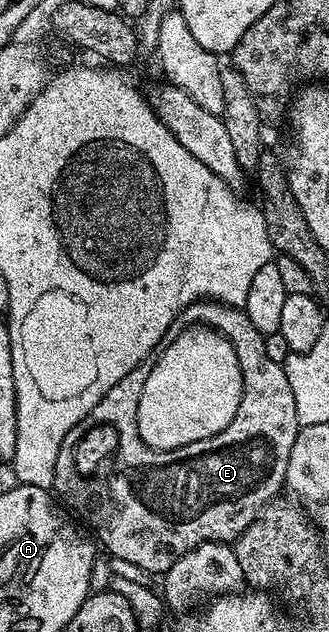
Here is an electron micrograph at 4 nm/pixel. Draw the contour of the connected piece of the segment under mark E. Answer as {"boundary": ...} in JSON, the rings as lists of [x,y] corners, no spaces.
{"boundary":[[[215,304],[210,308],[212,309],[211,318],[215,321],[211,321],[214,329],[219,331],[220,334],[231,342],[233,351],[237,354],[237,361],[240,364],[241,376],[243,377],[241,402],[237,407],[236,415],[233,416],[233,420],[230,421],[227,428],[222,429],[221,432],[217,432],[216,435],[209,436],[208,439],[203,439],[197,443],[189,443],[188,446],[178,447],[176,450],[154,450],[146,446],[141,440],[139,429],[137,428],[139,393],[141,392],[141,388],[145,388],[145,380],[151,371],[151,366],[144,364],[134,366],[128,374],[121,376],[121,380],[117,380],[117,384],[113,384],[113,388],[109,388],[109,392],[105,392],[102,400],[77,425],[69,428],[69,432],[65,436],[65,440],[61,440],[61,448],[57,452],[54,493],[68,507],[71,505],[95,529],[96,535],[94,534],[94,537],[97,539],[98,545],[102,549],[104,546],[108,550],[104,551],[111,558],[129,560],[133,564],[139,565],[140,568],[145,568],[152,576],[162,575],[181,556],[185,556],[185,552],[197,548],[197,544],[205,544],[206,542],[234,543],[235,539],[241,536],[241,532],[245,532],[245,528],[249,528],[249,524],[255,519],[256,514],[278,495],[275,493],[279,489],[281,491],[284,489],[287,481],[287,469],[289,468],[289,452],[293,452],[293,440],[297,440],[301,429],[297,420],[297,404],[293,404],[293,391],[289,389],[289,376],[285,376],[281,363],[277,360],[269,360],[269,356],[265,352],[265,335],[257,332],[257,328],[253,328],[253,324],[247,319],[242,309],[234,306],[224,306],[222,304]]]}

